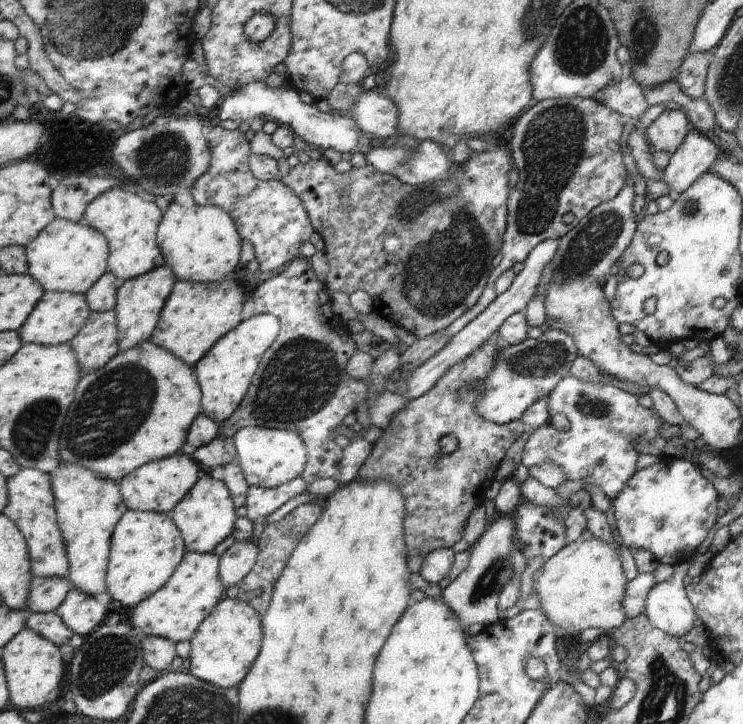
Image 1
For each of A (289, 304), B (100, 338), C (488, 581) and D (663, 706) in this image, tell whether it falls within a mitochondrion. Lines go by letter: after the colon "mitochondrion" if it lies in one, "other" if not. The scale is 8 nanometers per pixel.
A: other
B: other
C: mitochondrion
D: mitochondrion

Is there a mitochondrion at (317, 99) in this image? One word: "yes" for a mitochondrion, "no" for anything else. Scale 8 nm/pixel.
no

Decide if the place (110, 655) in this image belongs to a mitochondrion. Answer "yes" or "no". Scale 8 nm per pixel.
yes

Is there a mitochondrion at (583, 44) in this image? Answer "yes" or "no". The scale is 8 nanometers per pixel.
yes

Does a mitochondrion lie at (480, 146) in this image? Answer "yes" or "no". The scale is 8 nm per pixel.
no

